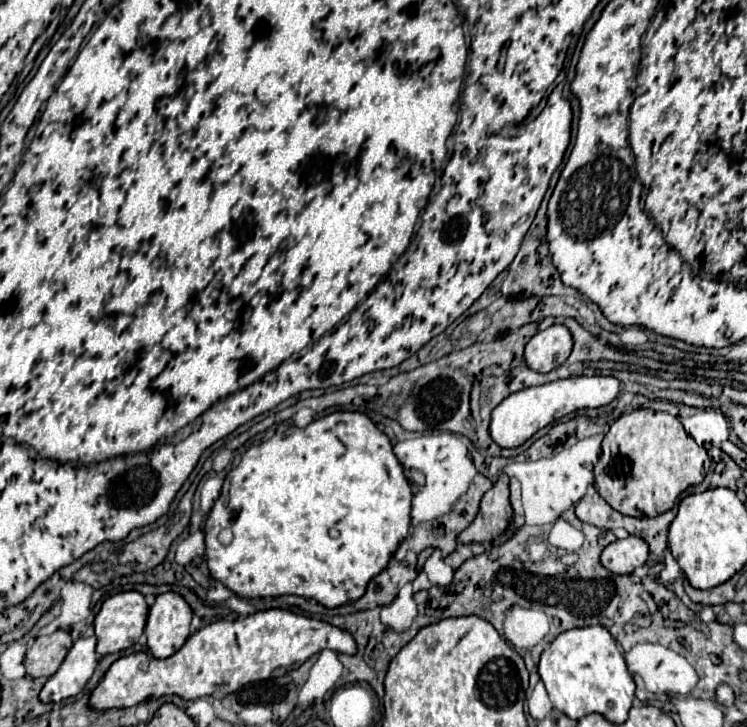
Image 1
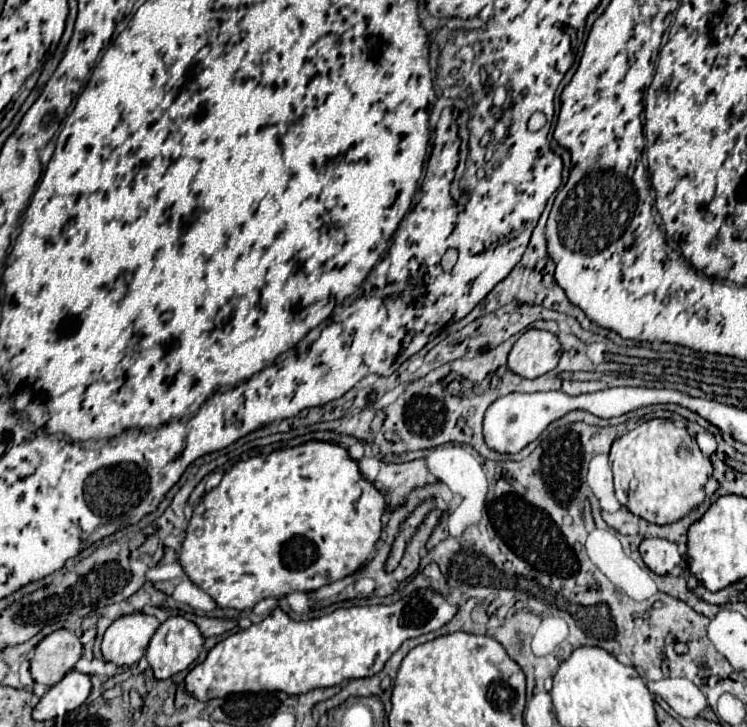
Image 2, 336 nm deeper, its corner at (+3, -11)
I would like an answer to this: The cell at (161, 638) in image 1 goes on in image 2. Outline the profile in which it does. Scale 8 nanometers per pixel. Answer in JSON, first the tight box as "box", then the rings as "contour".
{"box":[147,617,203,679],"contour":[[[169,617],[159,625],[147,647],[147,661],[157,679],[167,679],[185,671],[203,647],[203,635],[193,621],[185,617]]]}

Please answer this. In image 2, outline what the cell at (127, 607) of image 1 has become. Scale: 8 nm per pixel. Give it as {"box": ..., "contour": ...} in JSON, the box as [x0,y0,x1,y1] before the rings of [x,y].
{"box":[101,613,161,665],"contour":[[[131,613],[115,619],[105,631],[101,651],[105,661],[115,665],[133,665],[137,663],[149,645],[149,639],[161,623],[155,615]]]}

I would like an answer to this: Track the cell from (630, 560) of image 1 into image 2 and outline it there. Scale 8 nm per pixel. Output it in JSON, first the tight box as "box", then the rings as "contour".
{"box":[639,537,681,575],"contour":[[[645,537],[639,545],[639,553],[643,563],[657,575],[667,575],[681,561],[677,545],[659,537]]]}

